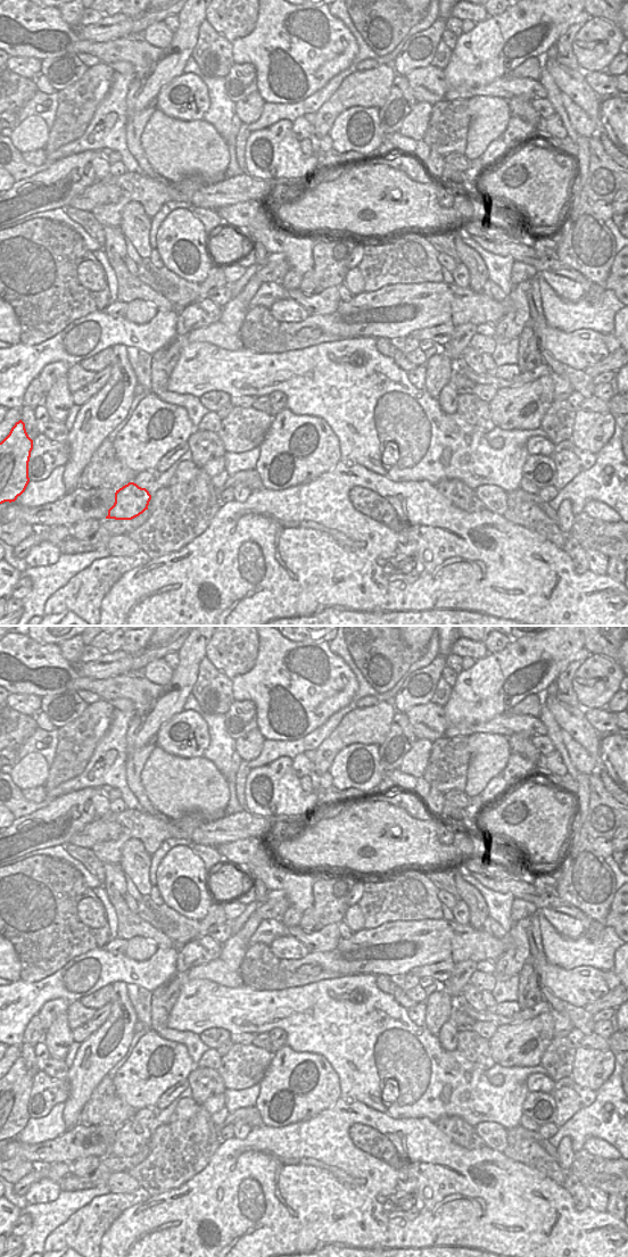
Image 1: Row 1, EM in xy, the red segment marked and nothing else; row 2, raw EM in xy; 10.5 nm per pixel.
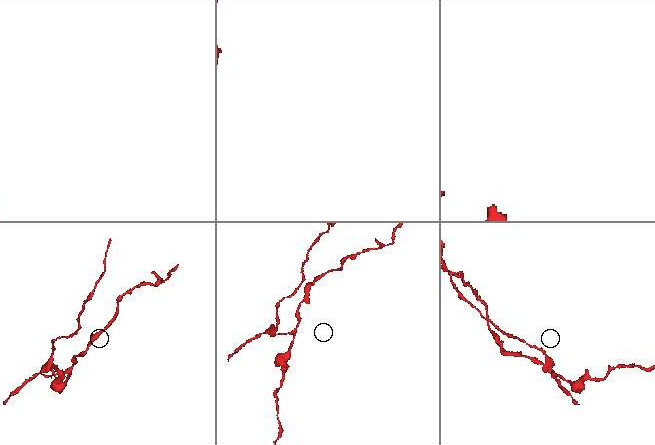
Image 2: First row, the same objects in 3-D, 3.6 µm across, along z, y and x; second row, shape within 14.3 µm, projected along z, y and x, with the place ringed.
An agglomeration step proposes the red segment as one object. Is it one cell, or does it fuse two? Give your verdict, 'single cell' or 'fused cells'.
fused cells

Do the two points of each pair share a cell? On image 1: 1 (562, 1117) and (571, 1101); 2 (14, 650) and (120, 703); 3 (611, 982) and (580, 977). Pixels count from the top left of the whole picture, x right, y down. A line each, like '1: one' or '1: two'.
1: one
2: two
3: two

